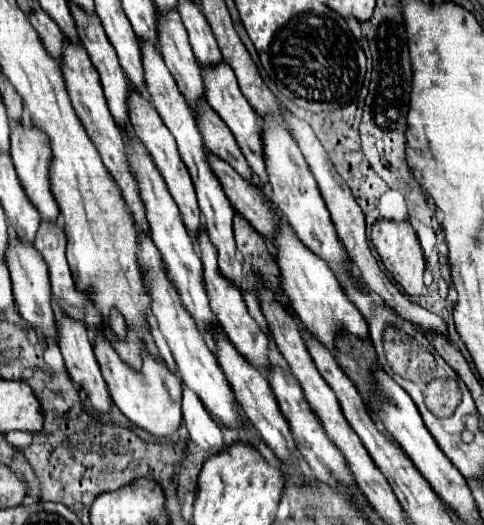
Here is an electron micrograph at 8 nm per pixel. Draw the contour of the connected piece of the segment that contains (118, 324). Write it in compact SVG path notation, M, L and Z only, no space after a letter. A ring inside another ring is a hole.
M112 313L108 323L110 323L110 329L112 329L118 337L124 337L124 335L126 335L126 323L122 321L122 315L120 315L120 313Z

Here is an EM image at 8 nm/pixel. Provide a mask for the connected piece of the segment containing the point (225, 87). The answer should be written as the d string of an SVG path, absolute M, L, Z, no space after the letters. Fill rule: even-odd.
M222 63L222 65L218 65L218 69L202 69L202 75L206 79L206 101L208 101L208 105L230 127L230 131L234 133L236 143L240 145L246 161L250 163L252 171L260 177L262 187L266 187L268 185L268 173L266 173L266 163L264 163L264 145L262 145L260 117L254 113L254 109L250 107L250 103L246 101L246 97L242 97L242 91L238 87L234 71L226 63Z

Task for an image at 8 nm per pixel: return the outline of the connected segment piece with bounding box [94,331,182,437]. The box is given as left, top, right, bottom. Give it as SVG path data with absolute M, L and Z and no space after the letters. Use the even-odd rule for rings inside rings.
M102 331L102 341L98 341L98 345L94 345L94 353L100 363L102 377L108 385L114 405L128 417L130 423L148 431L154 437L168 437L178 431L178 427L182 423L182 411L180 411L182 387L180 387L180 379L174 373L170 373L170 369L166 365L160 365L154 357L150 357L150 359L146 359L142 373L134 375L132 369L118 357L118 353L114 353L110 341L106 341L104 331Z

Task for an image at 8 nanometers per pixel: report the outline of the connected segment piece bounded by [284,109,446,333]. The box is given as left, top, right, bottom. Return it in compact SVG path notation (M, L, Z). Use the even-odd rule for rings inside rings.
M284 109L284 113L286 113L286 123L290 125L290 131L292 131L292 135L294 135L294 139L296 139L296 143L298 143L300 151L304 153L306 163L310 165L312 175L314 175L316 181L318 181L320 193L322 193L324 203L326 203L326 207L328 207L328 211L330 211L332 223L334 223L334 227L336 227L336 233L338 233L340 241L344 243L344 247L346 247L346 251L348 251L352 263L354 263L356 269L360 271L360 277L364 279L364 283L368 285L368 289L374 289L374 293L378 293L378 297L382 297L382 299L384 299L384 301L386 301L386 303L388 303L400 317L406 317L406 319L412 321L416 327L420 327L420 329L424 329L424 331L430 329L430 331L436 331L436 333L446 333L446 327L444 327L442 317L438 317L438 315L430 313L428 309L420 307L418 303L410 301L410 299L408 299L408 297L406 297L406 295L404 295L404 293L402 293L402 291L400 291L400 289L398 289L398 287L384 275L382 267L378 265L376 257L372 255L372 251L370 251L370 247L368 247L366 225L364 225L364 213L362 213L360 205L354 201L354 195L350 193L348 185L342 181L342 177L338 177L338 171L334 169L332 161L328 159L324 147L320 145L318 137L316 137L314 131L310 129L310 125L304 123L304 121L300 121L300 119L296 119L296 117L294 117L290 111L286 111L286 109Z

